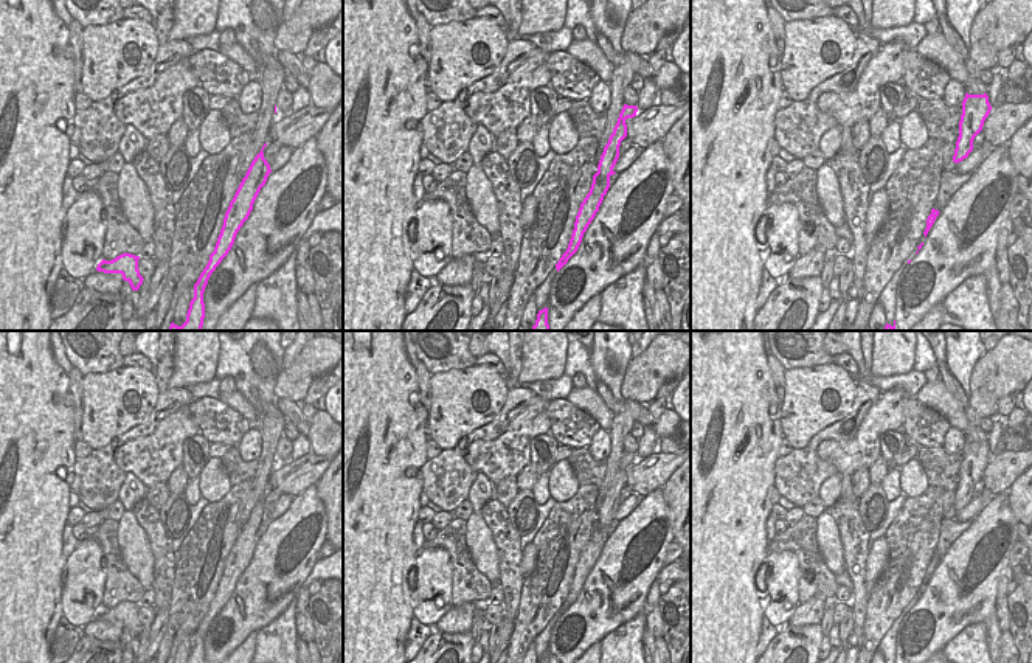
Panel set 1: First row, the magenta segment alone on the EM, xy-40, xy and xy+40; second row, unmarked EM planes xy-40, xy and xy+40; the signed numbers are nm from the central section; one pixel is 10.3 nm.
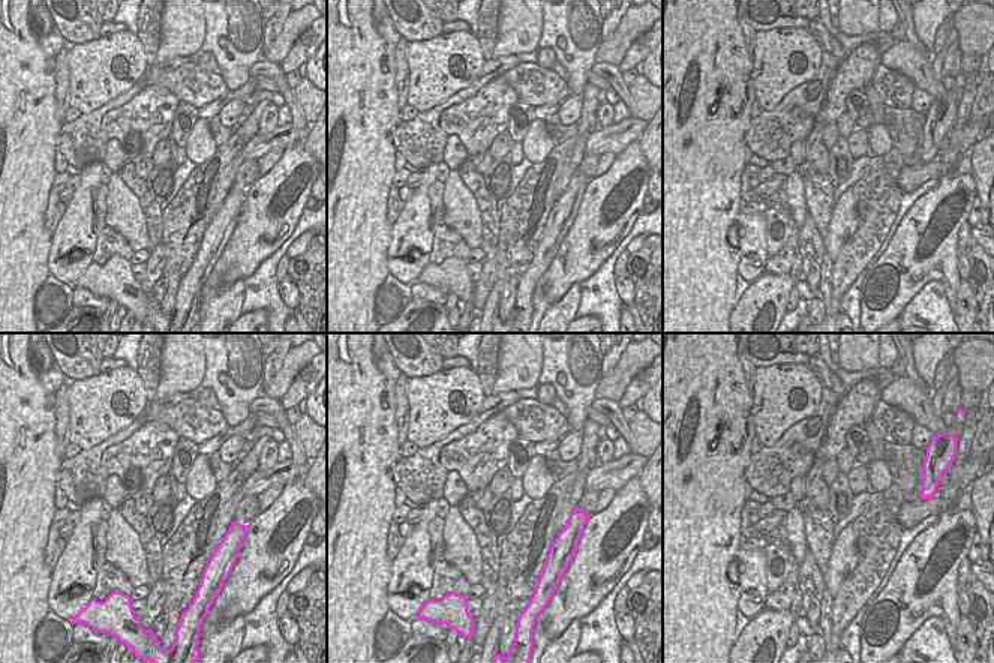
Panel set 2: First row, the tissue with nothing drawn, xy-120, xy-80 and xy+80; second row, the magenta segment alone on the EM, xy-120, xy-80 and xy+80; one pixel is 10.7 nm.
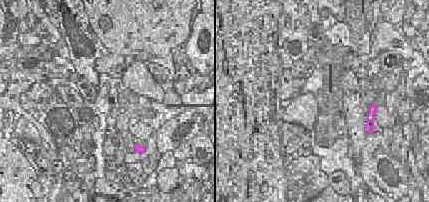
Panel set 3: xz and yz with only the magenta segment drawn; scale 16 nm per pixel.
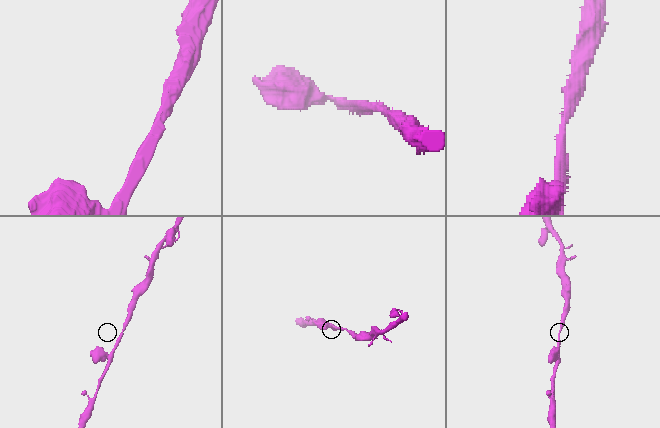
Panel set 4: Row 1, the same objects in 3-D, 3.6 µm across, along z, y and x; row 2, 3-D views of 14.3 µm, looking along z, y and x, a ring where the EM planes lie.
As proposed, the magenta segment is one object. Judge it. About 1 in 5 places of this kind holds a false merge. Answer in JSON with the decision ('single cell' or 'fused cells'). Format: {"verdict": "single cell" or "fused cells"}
{"verdict": "single cell"}

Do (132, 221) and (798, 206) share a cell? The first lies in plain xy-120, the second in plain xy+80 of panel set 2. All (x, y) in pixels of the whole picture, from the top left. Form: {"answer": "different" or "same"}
{"answer": "same"}

